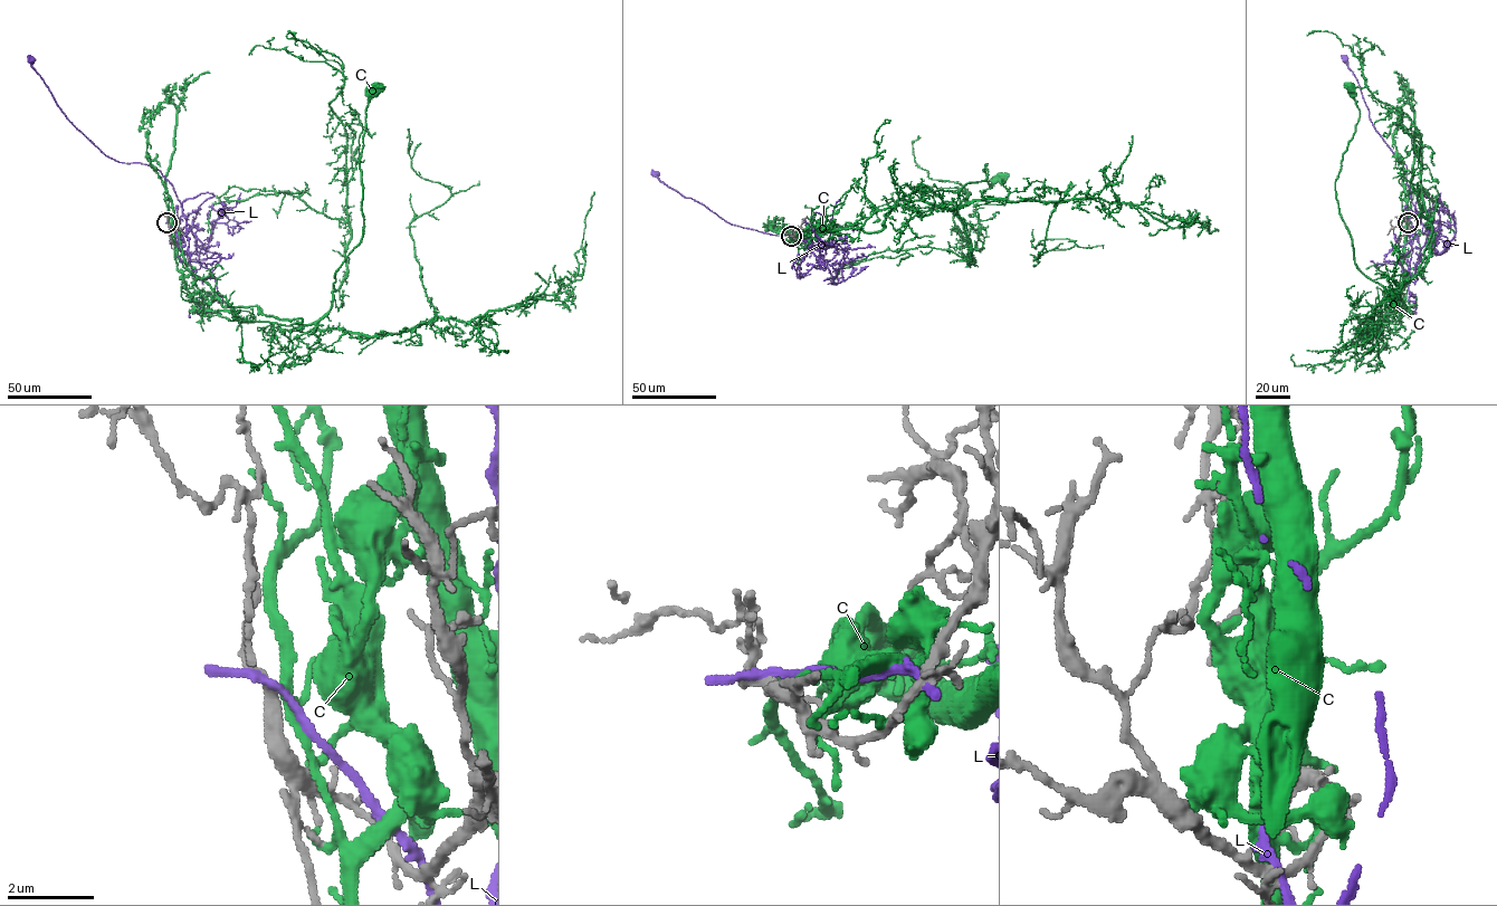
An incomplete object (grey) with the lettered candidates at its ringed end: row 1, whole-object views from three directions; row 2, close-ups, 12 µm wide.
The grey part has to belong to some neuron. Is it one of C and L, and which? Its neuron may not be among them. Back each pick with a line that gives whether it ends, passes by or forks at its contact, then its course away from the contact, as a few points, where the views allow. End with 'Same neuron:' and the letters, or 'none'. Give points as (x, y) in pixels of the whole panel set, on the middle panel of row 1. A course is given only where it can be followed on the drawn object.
Same neuron: none

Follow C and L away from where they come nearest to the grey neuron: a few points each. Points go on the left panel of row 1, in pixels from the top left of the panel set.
C: (169, 225), (210, 310), (244, 322), (316, 322), (362, 236), (359, 159), (375, 86)
L: (168, 222), (193, 275), (207, 279), (219, 256), (196, 246), (172, 184), (149, 165), (105, 155), (30, 59)

